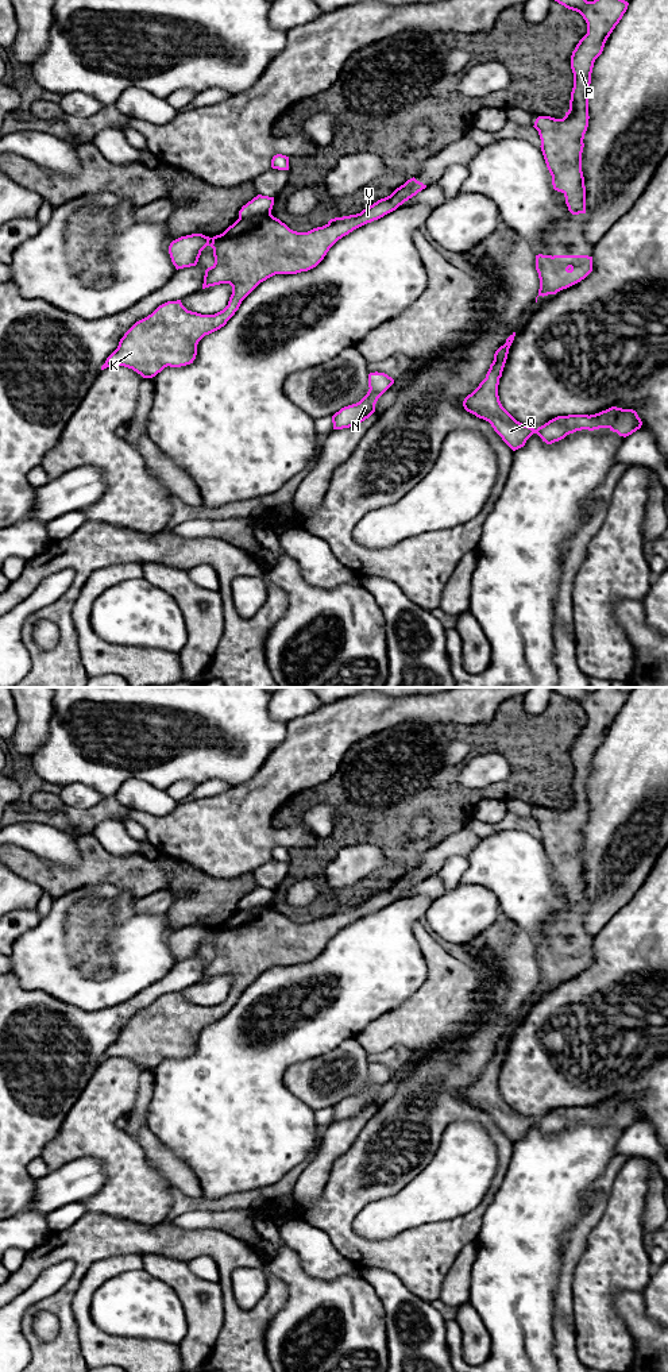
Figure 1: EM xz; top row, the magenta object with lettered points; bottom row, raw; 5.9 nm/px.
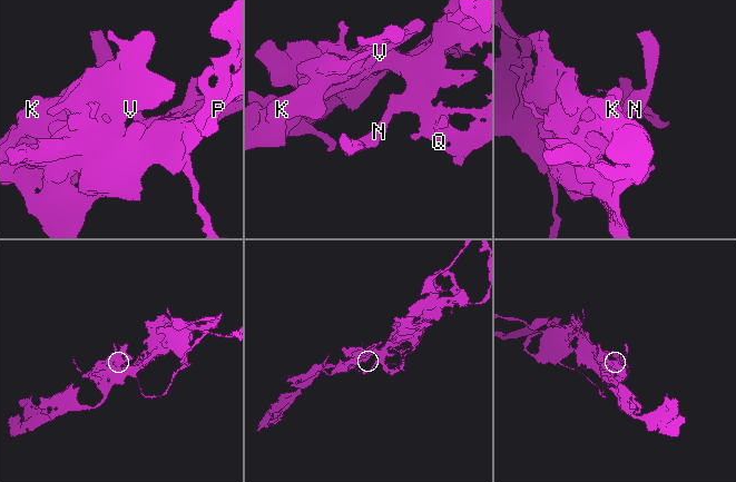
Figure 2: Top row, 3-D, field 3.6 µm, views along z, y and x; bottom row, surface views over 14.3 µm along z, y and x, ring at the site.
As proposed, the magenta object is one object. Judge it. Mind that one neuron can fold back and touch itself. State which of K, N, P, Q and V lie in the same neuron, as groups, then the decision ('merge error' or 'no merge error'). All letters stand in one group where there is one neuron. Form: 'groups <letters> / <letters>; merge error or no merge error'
groups K N P Q V; no merge error

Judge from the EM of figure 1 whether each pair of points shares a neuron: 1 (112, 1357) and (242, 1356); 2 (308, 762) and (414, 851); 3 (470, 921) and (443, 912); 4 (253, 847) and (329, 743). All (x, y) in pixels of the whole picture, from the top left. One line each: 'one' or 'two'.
1: two
2: two
3: one
4: one

